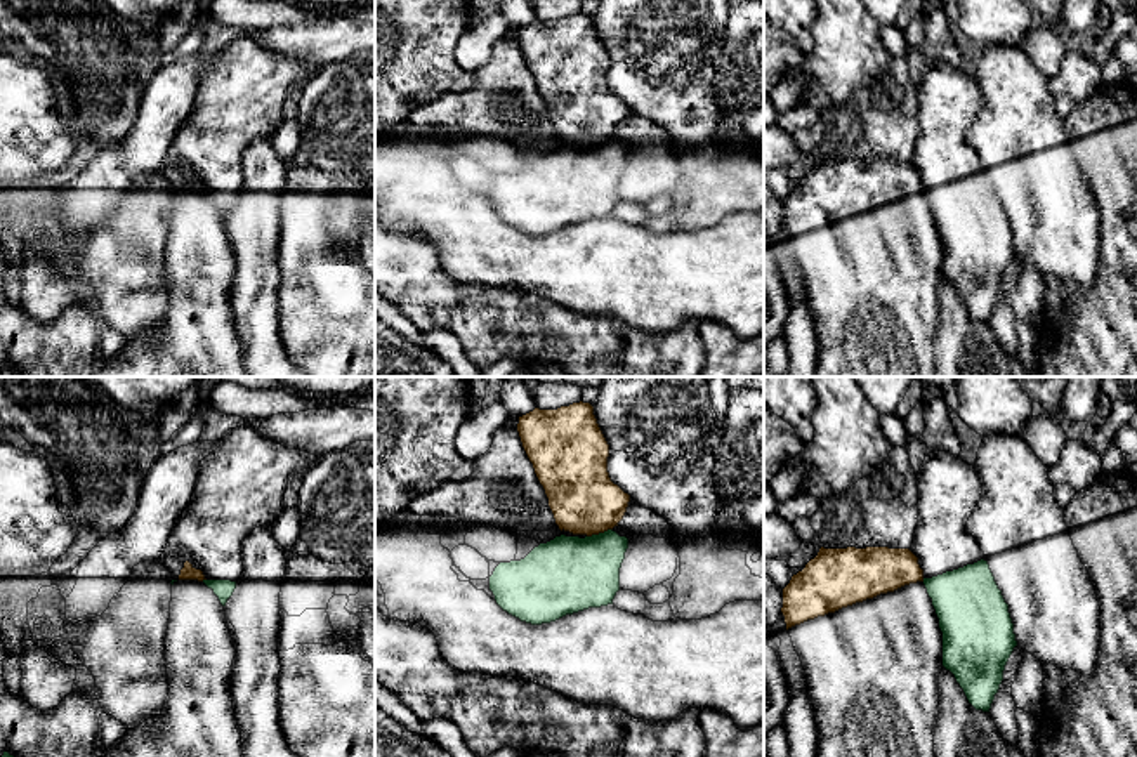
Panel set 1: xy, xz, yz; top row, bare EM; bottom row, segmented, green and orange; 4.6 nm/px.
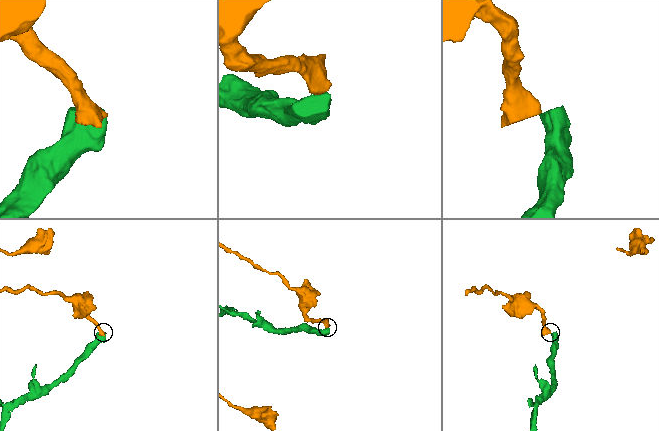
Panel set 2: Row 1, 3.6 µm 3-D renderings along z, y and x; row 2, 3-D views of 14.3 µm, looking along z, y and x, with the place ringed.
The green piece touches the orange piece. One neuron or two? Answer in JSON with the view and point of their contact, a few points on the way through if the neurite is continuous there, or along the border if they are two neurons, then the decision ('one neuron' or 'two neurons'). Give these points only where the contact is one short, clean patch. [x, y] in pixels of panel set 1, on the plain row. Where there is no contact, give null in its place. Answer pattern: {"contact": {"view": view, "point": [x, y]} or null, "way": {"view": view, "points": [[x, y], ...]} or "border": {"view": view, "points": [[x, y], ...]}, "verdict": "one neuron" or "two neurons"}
{"contact": {"view": "xz", "point": [599, 144]}, "border": {"view": "xz", "points": [[611, 139], [587, 148]]}, "verdict": "two neurons"}

